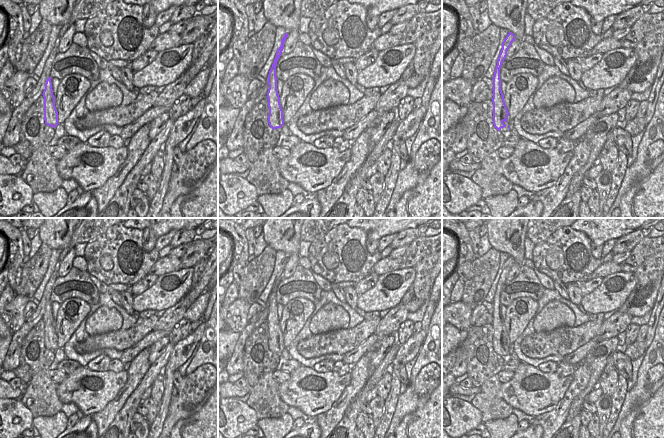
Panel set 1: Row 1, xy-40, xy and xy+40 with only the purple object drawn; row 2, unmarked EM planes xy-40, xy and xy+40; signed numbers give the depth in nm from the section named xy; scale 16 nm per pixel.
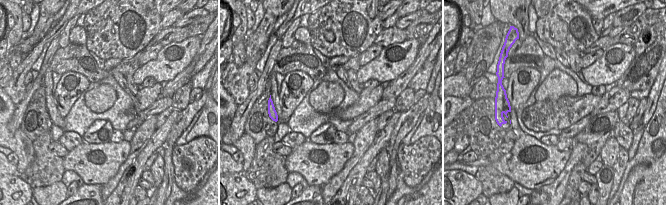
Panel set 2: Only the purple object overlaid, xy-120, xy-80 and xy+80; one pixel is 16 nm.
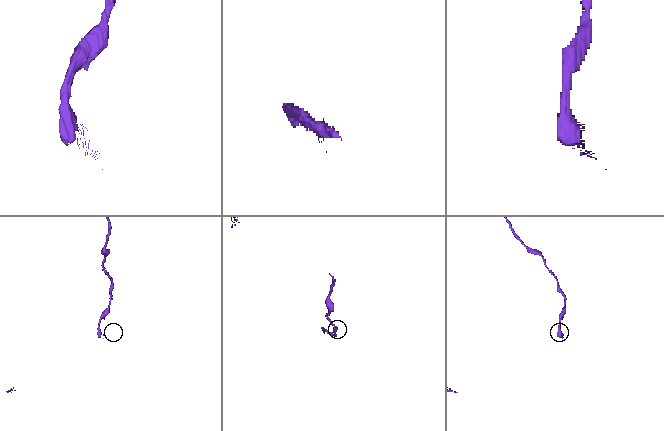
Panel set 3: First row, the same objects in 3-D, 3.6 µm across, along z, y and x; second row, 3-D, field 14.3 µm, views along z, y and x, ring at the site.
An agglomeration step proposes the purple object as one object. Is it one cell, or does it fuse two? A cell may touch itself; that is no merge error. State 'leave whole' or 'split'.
leave whole

